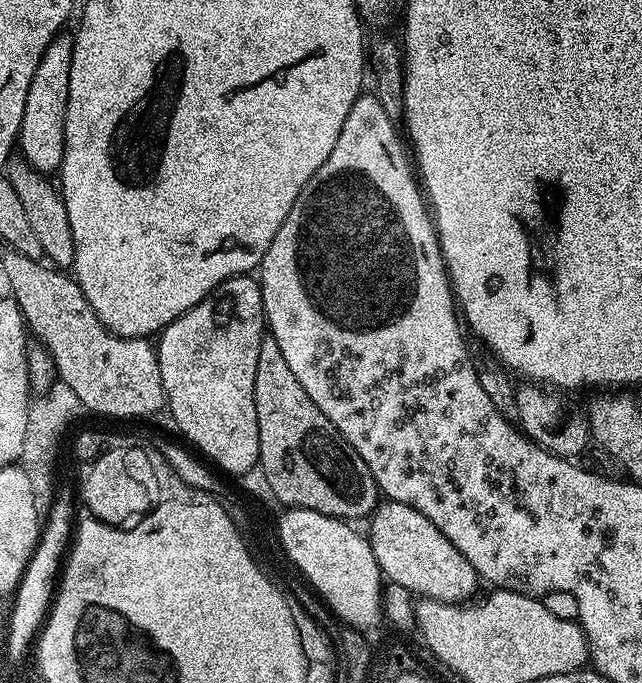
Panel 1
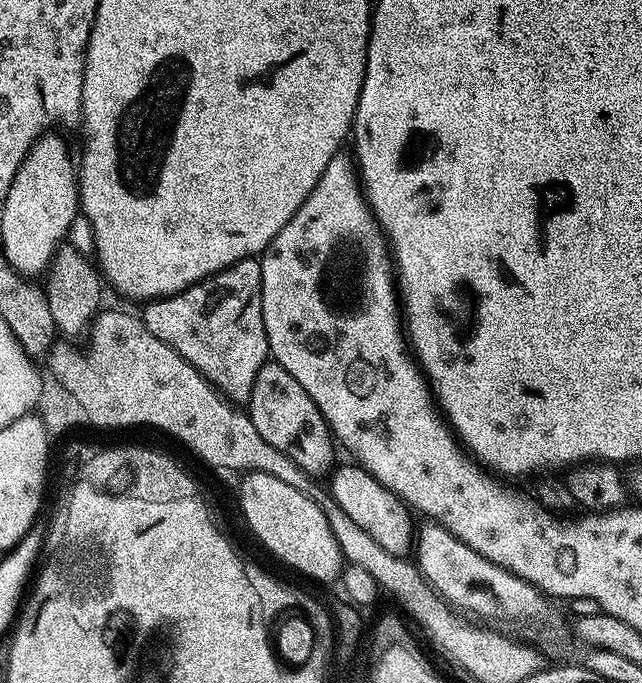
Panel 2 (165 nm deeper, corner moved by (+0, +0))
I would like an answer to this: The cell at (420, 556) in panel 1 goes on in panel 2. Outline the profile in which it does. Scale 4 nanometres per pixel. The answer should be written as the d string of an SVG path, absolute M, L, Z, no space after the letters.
M341 463L330 476L330 491L336 499L336 505L344 511L346 518L358 522L358 526L362 526L362 530L366 530L366 534L370 534L370 538L374 538L374 542L382 546L382 550L390 550L390 554L395 556L407 557L414 548L414 516L408 505L397 498L389 488L378 483L359 464L347 463Z

